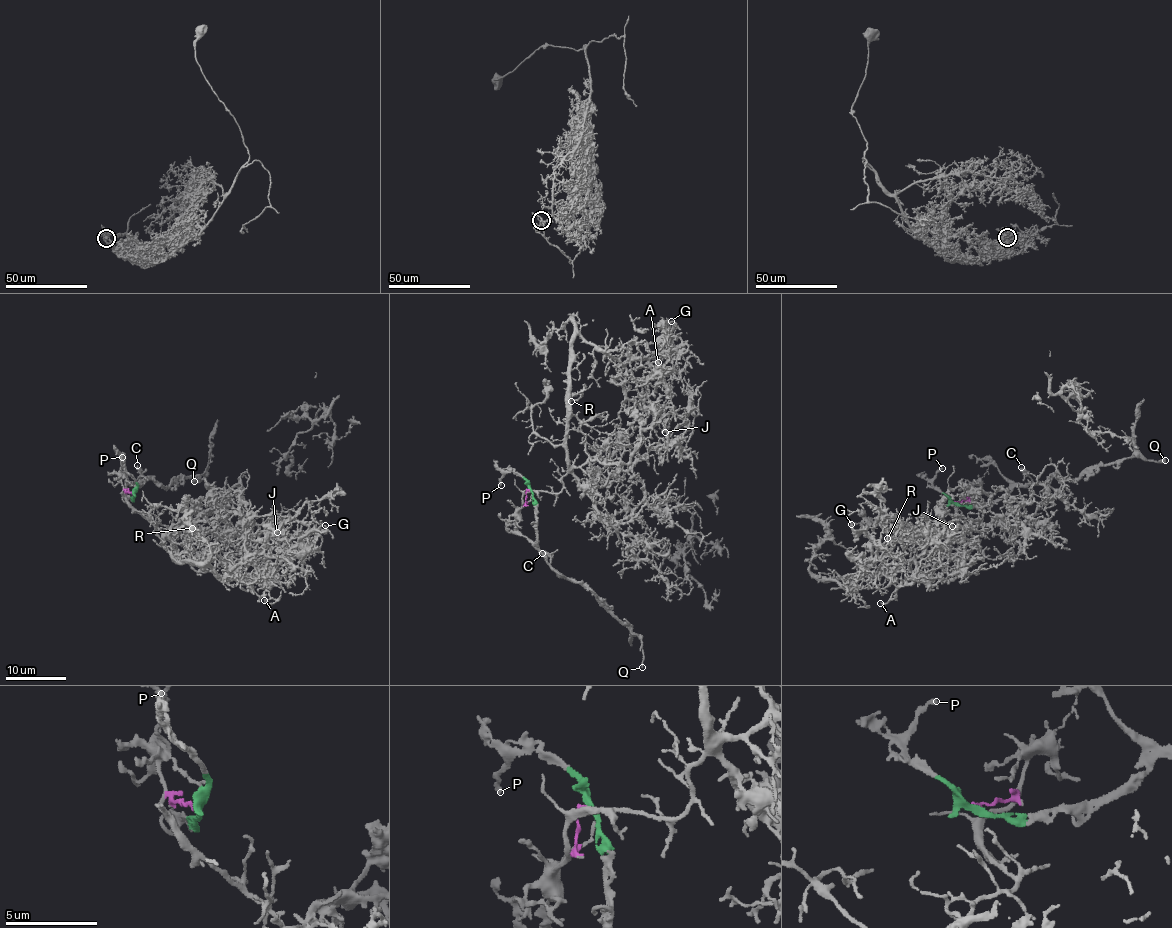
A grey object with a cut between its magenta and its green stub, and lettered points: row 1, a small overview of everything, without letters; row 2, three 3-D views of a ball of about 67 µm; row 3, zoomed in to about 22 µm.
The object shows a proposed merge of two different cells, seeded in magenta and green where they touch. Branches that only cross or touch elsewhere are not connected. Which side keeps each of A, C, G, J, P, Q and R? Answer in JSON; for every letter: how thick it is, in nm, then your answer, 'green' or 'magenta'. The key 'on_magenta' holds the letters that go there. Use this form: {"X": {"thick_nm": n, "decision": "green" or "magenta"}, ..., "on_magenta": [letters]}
{"A": {"thick_nm": 220, "decision": "magenta"}, "C": {"thick_nm": 320, "decision": "green"}, "G": {"thick_nm": 130, "decision": "magenta"}, "J": {"thick_nm": 100, "decision": "magenta"}, "P": {"thick_nm": 200, "decision": "green"}, "Q": {"thick_nm": 280, "decision": "green"}, "R": {"thick_nm": 190, "decision": "magenta"}, "on_magenta": ["A", "G", "J", "R"]}

